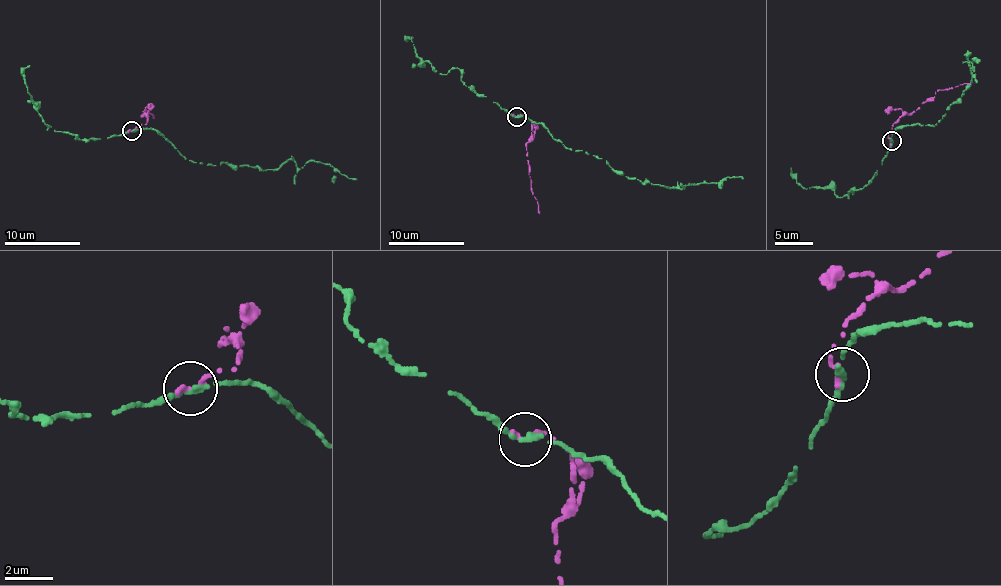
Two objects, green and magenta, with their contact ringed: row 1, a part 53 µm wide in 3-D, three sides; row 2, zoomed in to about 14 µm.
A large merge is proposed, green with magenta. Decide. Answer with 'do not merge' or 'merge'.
do not merge

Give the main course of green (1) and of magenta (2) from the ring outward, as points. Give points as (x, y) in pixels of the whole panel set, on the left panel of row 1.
1: (131, 131), (154, 129), (194, 163), (263, 171), (290, 159), (299, 168), (320, 161), (356, 180)
2: (131, 131), (148, 118), (142, 117), (145, 107), (154, 118)

